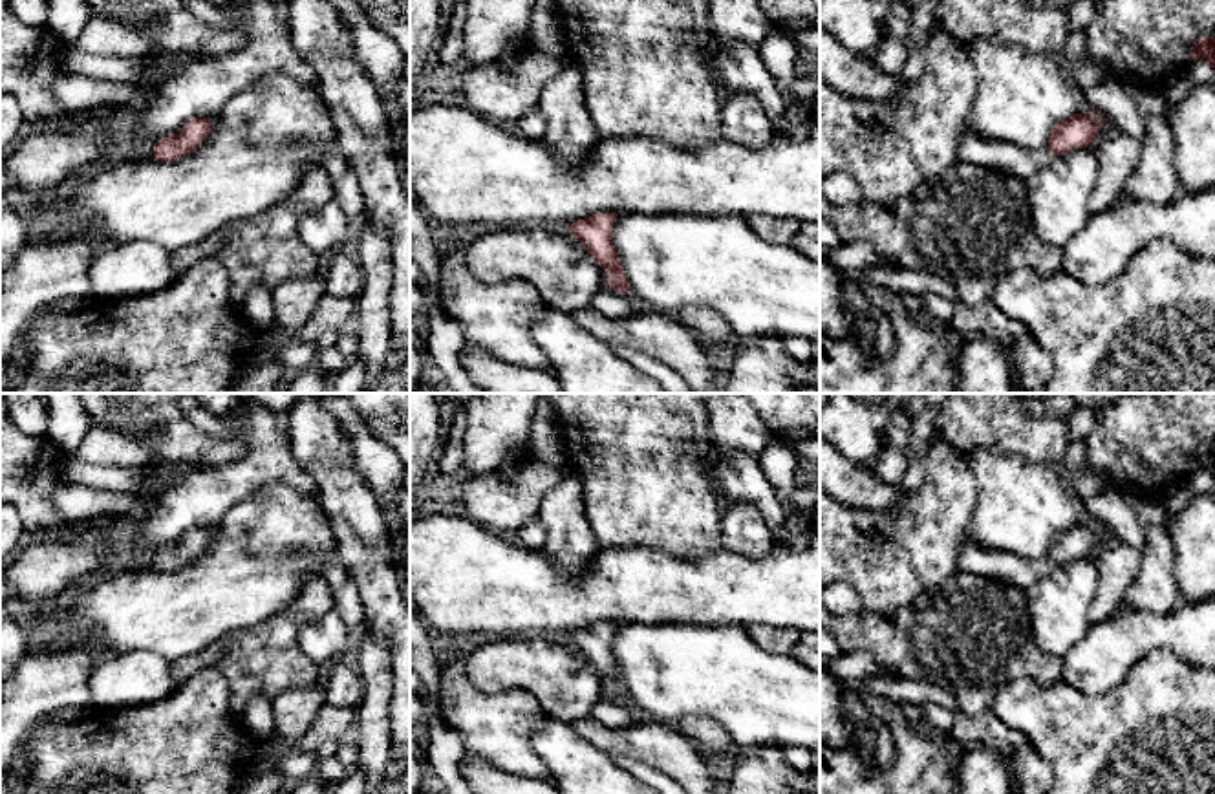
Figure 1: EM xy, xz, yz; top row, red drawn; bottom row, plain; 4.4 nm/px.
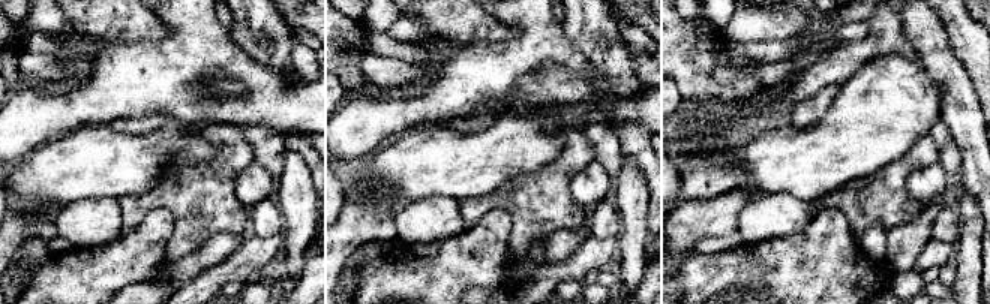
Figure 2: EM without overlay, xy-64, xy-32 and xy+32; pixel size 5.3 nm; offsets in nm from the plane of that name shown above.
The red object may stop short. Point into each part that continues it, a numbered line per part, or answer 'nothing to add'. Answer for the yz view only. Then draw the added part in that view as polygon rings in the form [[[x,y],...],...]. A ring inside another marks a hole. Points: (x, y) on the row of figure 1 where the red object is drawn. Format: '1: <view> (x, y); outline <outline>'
1: yz (1007, 158); outline [[[968,130],[957,148],[957,161],[988,166],[1021,179],[1047,166],[1056,154],[1045,148],[1023,148],[1017,145],[990,141]]]

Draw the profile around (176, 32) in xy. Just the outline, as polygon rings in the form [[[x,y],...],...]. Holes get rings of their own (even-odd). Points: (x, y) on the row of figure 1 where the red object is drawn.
[[[84,0],[91,15],[110,16],[154,37],[154,53],[225,55],[245,46],[240,31],[220,31],[196,18],[183,0]]]

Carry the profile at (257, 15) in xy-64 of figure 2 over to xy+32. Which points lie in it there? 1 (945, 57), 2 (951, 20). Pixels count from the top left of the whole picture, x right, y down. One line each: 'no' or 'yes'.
1: yes
2: no

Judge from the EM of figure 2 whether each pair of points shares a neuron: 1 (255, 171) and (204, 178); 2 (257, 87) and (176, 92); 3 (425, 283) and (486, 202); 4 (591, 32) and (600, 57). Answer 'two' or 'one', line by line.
1: two
2: one
3: two
4: one

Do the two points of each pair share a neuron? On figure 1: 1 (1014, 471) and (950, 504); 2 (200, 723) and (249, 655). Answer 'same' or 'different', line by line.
1: different
2: different

